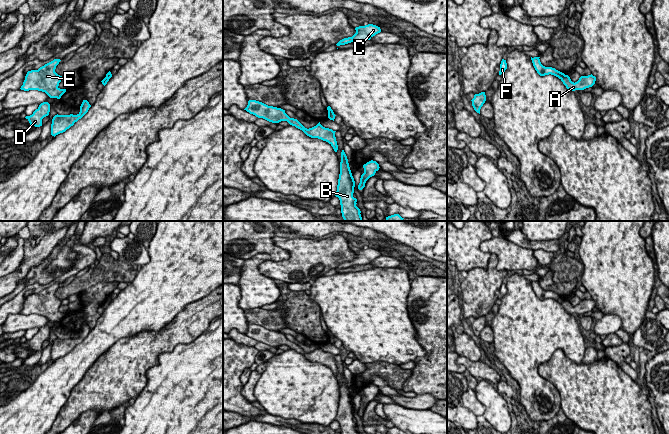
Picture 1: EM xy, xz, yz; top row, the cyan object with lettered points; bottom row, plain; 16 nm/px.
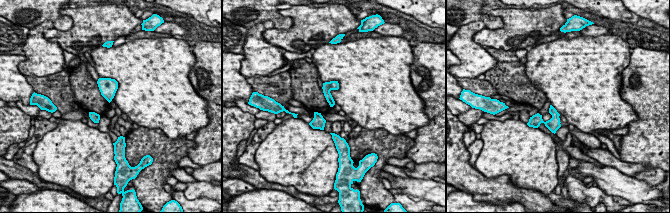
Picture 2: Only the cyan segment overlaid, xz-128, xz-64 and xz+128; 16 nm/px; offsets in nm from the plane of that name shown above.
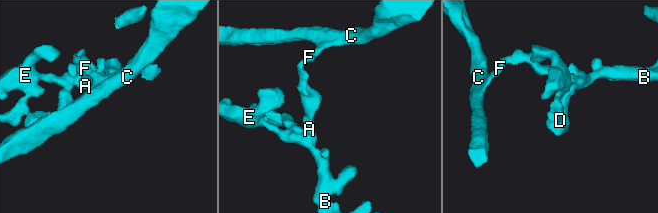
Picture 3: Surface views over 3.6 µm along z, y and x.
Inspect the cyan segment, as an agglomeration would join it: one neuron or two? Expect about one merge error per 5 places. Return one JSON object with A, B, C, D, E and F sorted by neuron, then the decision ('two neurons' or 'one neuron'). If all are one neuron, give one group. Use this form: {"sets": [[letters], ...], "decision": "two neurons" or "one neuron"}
{"sets": [["A", "B", "D", "E"], ["C", "F"]], "decision": "two neurons"}

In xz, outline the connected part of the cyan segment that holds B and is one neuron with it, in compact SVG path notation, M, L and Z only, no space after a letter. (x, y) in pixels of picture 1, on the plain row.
M342 374L340 398L335 420L339 422L341 434L360 434L356 430L357 423L353 421L355 405L352 400L347 380Z

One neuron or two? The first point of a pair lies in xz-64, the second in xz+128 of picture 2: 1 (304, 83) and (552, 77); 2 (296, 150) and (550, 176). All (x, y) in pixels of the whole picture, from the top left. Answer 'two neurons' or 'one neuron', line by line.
1: two neurons
2: one neuron

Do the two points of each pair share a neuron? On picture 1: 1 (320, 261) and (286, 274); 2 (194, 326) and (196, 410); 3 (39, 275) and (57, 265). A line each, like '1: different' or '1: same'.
1: same
2: different
3: same

